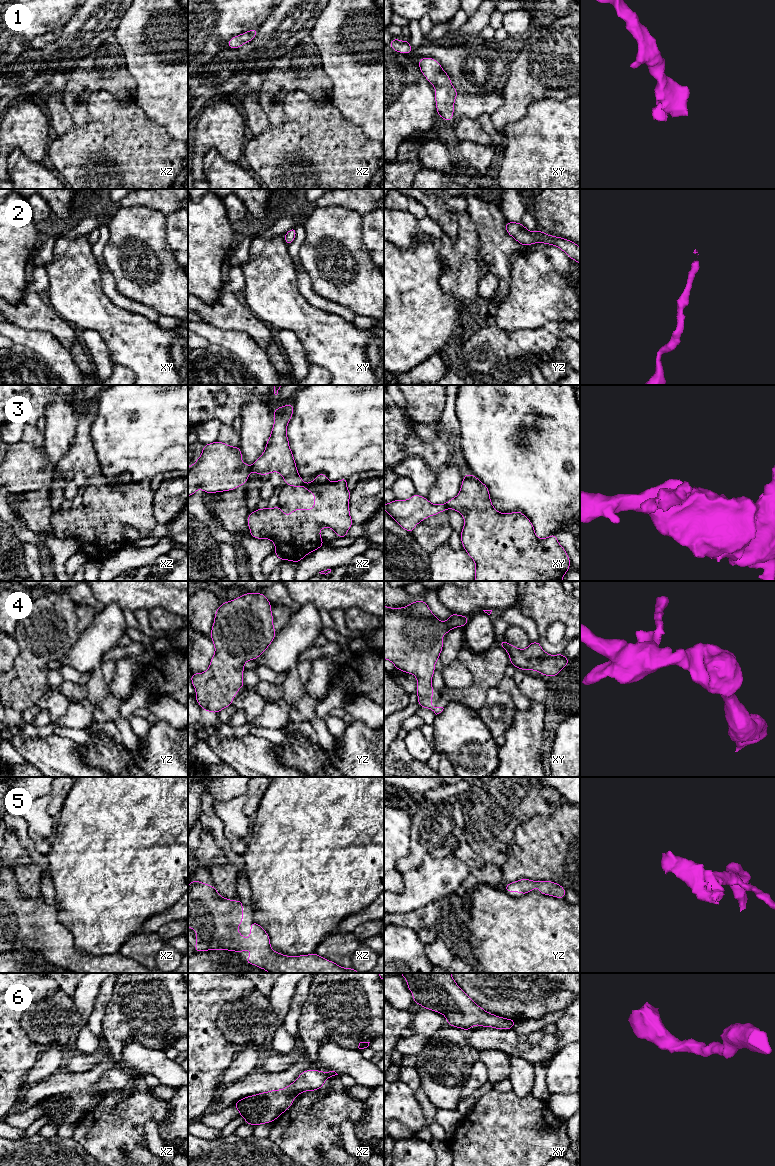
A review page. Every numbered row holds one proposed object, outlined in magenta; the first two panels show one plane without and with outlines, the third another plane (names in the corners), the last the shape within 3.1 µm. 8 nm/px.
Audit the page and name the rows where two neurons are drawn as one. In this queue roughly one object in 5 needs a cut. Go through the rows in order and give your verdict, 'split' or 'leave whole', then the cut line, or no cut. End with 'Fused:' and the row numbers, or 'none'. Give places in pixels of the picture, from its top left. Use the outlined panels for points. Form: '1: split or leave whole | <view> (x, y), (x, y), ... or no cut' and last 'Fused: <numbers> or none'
1: leave whole | no cut
2: leave whole | no cut
3: split | xz (249, 466), (250, 471)
4: leave whole | no cut
5: leave whole | no cut
6: leave whole | no cut
Fused: 3

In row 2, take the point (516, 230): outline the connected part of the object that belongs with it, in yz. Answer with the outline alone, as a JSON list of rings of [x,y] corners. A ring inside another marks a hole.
[[[507,222],[505,229],[511,237],[523,246],[535,243],[553,245],[564,251],[570,259],[574,259],[580,264],[580,247],[568,239],[548,235],[539,229],[530,232],[522,223],[517,222]]]

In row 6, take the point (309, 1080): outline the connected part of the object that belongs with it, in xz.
[[[305,1070],[289,1086],[280,1090],[271,1090],[240,1099],[233,1107],[239,1110],[239,1116],[245,1118],[245,1123],[257,1126],[275,1121],[294,1103],[293,1099],[305,1091],[315,1091],[323,1087],[325,1080],[338,1075],[335,1071]]]

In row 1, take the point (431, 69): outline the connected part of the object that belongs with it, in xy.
[[[431,57],[421,58],[418,66],[424,77],[435,88],[435,102],[439,117],[451,121],[458,92],[452,85],[450,76],[442,69],[440,63]]]

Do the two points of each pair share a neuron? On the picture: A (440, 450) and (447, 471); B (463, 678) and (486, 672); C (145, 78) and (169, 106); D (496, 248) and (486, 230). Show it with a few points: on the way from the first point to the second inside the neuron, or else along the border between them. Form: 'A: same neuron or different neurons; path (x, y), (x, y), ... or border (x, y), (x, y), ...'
A: different neurons; border (450, 461), (436, 471)
B: different neurons; border (457, 659), (472, 679), (472, 683), (463, 689)
C: same neuron; path (152, 85), (166, 99)
D: same neuron; path (496, 244), (490, 234)

